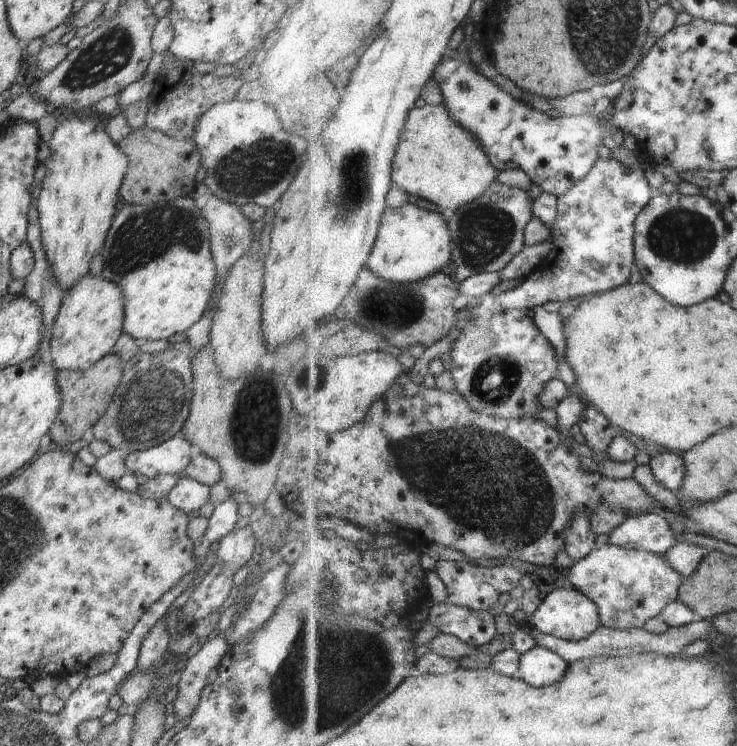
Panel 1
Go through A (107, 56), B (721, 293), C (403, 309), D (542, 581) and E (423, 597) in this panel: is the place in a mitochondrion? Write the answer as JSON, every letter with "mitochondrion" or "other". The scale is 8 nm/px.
{"A":"mitochondrion","B":"other","C":"mitochondrion","D":"other","E":"other"}

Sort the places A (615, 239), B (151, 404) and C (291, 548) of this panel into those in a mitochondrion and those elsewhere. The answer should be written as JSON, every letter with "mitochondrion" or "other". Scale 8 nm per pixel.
{"A":"other","B":"mitochondrion","C":"other"}

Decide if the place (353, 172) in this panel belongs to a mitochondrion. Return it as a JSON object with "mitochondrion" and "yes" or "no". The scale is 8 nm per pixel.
{"mitochondrion":"yes"}

